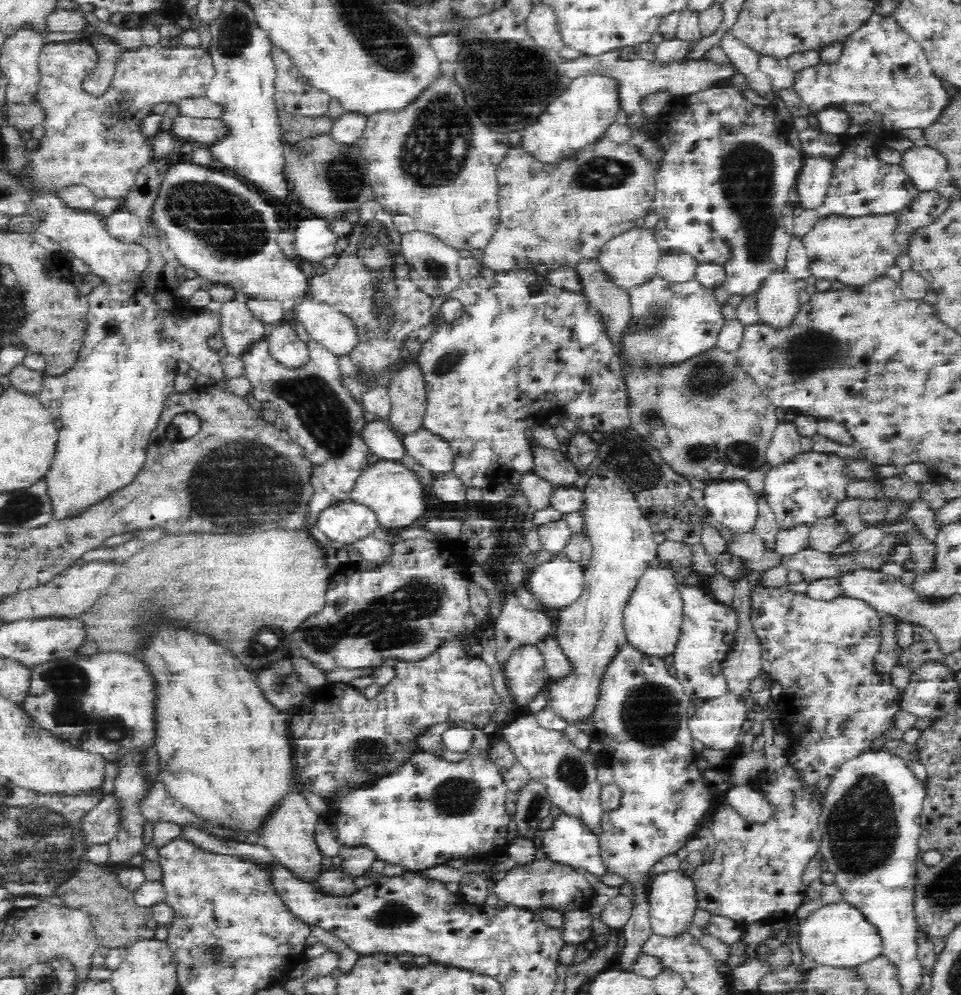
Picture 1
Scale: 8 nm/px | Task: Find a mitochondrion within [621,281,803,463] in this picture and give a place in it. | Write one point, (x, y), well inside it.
(708, 376)

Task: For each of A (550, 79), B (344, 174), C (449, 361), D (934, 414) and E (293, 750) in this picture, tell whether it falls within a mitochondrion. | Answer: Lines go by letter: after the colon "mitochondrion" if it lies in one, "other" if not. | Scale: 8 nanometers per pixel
A: mitochondrion
B: mitochondrion
C: mitochondrion
D: other
E: other

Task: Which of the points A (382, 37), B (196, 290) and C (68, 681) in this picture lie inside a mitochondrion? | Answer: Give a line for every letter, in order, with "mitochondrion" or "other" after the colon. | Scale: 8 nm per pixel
A: mitochondrion
B: other
C: mitochondrion

